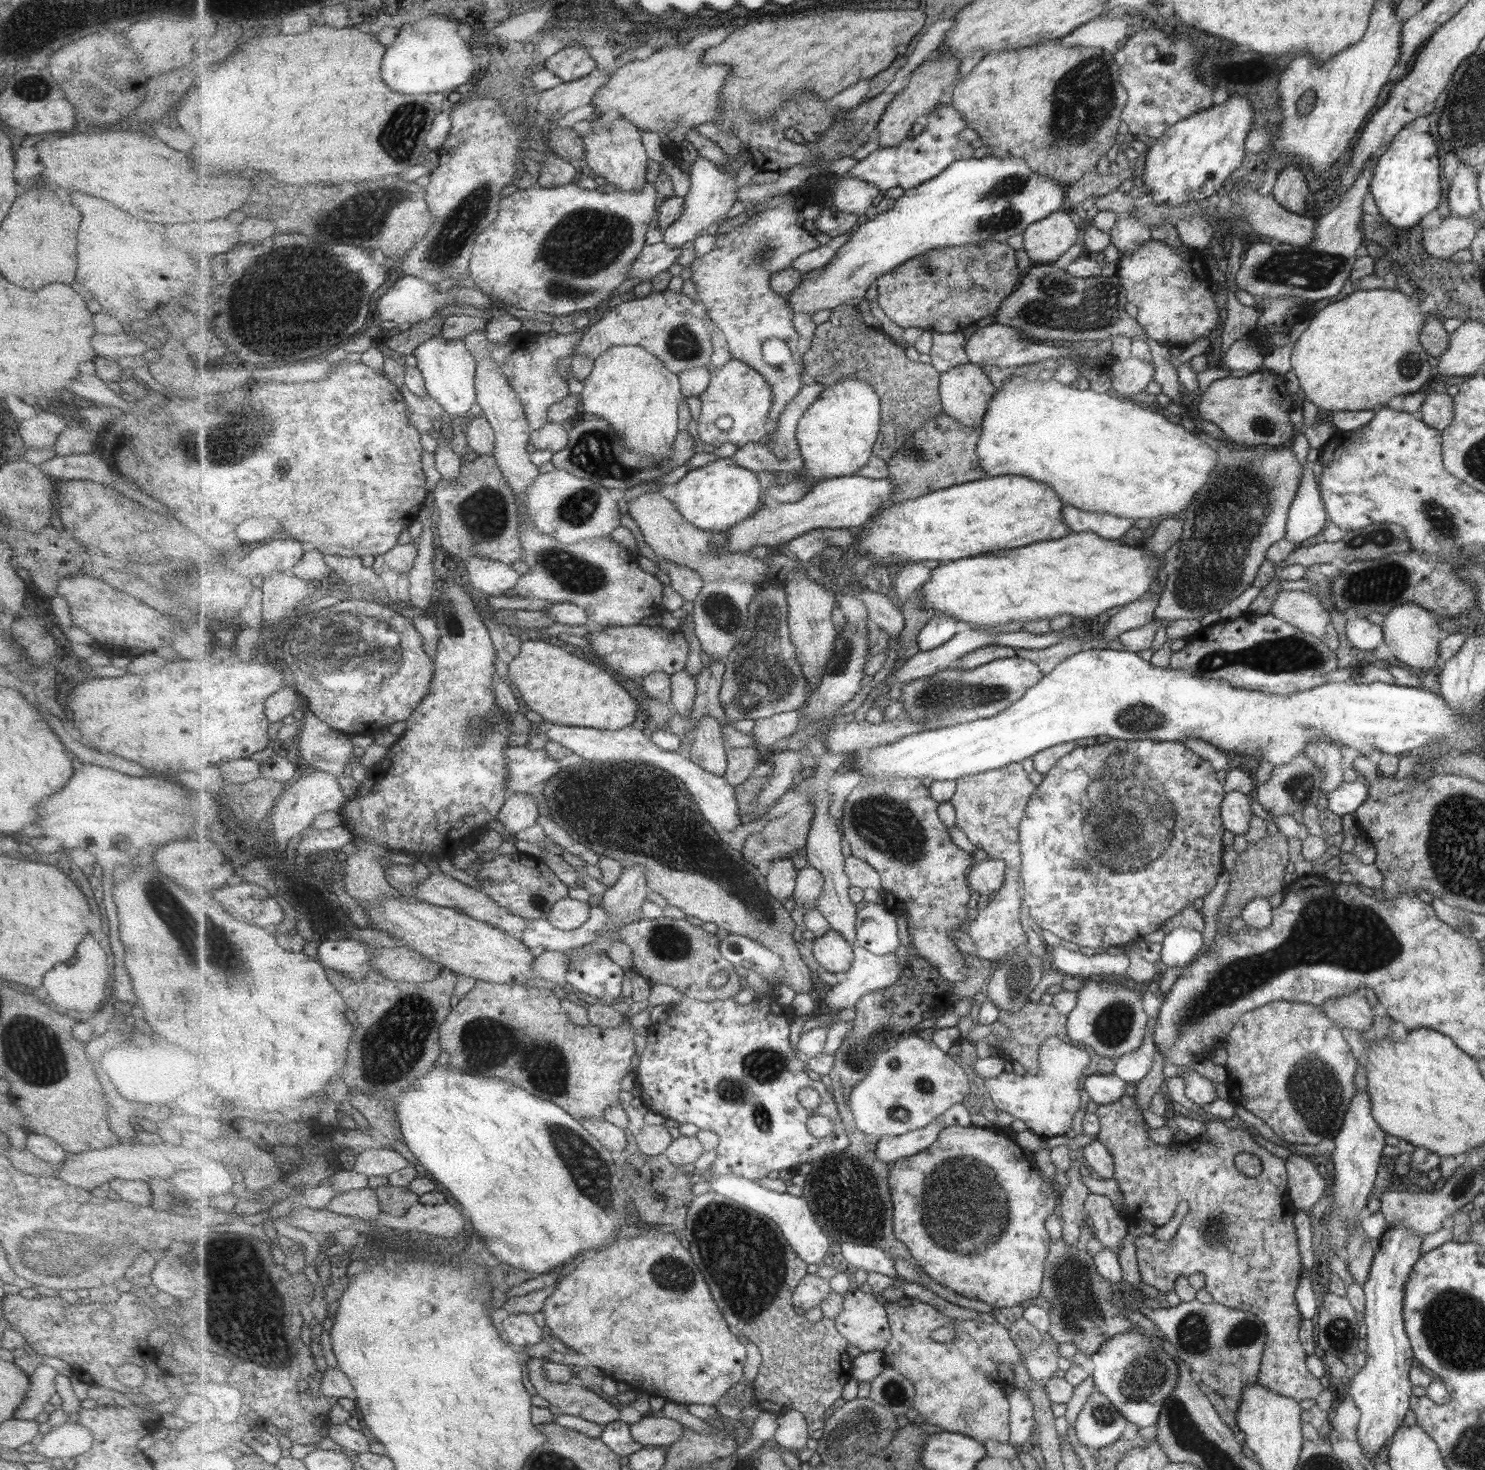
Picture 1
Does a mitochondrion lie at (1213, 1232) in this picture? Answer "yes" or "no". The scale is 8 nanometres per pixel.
yes

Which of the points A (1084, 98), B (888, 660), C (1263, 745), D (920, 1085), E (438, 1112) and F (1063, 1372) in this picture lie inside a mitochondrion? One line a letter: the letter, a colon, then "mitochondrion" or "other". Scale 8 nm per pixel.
A: mitochondrion
B: other
C: mitochondrion
D: mitochondrion
E: other
F: other

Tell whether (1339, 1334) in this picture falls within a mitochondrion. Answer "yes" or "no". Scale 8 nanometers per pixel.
yes

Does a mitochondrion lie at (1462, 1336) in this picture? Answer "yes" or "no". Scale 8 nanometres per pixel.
yes

